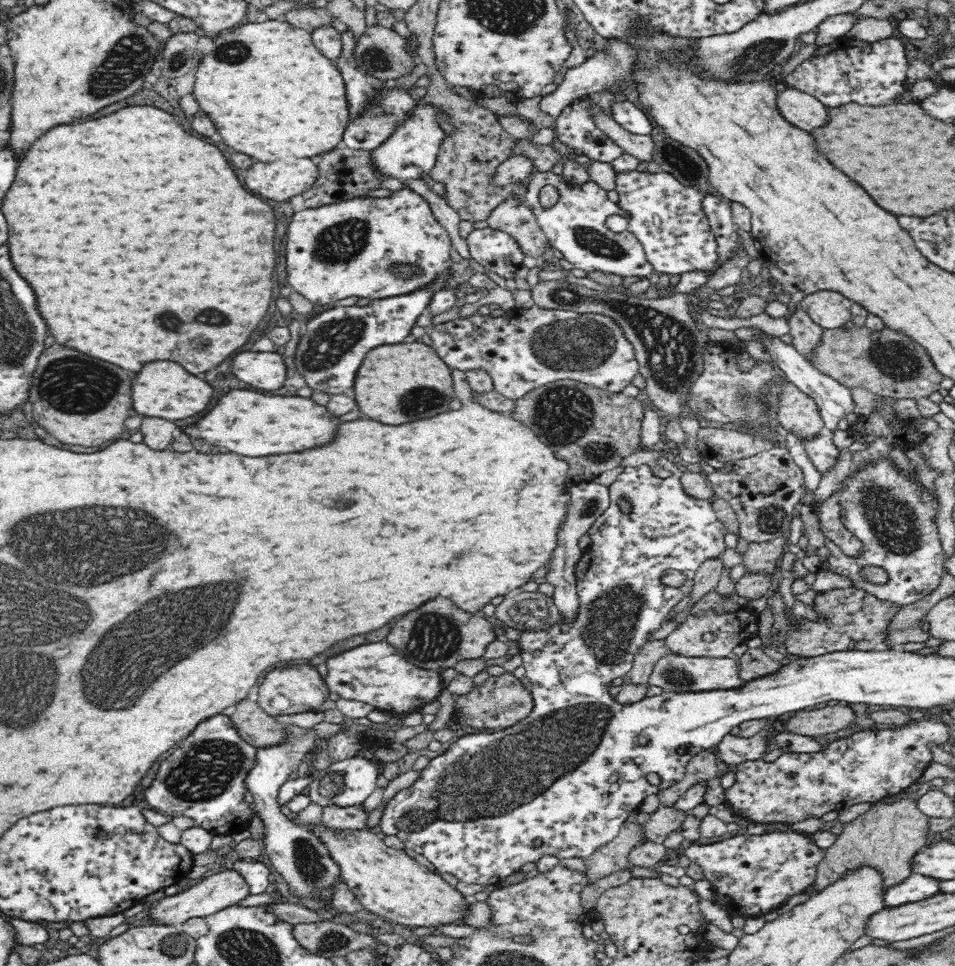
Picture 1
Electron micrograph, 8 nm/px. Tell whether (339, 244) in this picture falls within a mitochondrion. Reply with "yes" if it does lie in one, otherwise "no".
yes

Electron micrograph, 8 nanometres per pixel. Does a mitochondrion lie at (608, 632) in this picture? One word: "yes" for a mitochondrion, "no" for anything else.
yes

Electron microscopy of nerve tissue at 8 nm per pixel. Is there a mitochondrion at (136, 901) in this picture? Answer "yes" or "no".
no

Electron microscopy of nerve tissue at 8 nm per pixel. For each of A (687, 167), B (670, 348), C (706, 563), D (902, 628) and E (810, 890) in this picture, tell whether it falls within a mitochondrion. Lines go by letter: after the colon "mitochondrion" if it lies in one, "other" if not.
A: mitochondrion
B: mitochondrion
C: other
D: mitochondrion
E: other

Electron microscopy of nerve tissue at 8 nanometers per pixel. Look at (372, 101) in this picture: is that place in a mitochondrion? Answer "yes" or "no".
no

